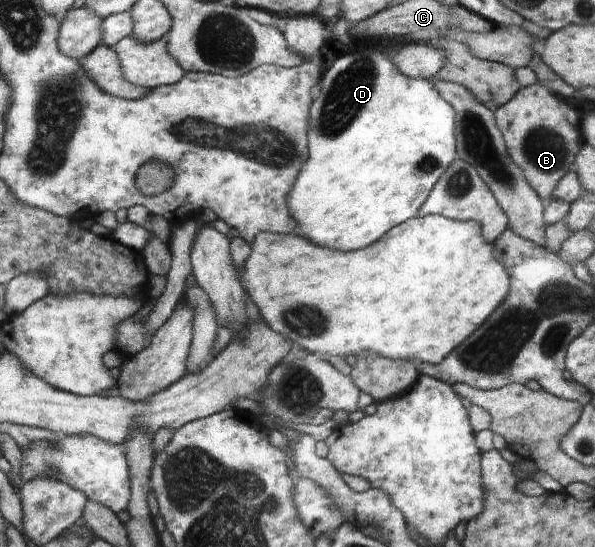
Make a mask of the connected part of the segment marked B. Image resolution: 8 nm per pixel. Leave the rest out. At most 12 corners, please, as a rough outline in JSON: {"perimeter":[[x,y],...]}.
{"perimeter":[[539,81],[494,111],[544,205],[575,169],[578,127]]}

